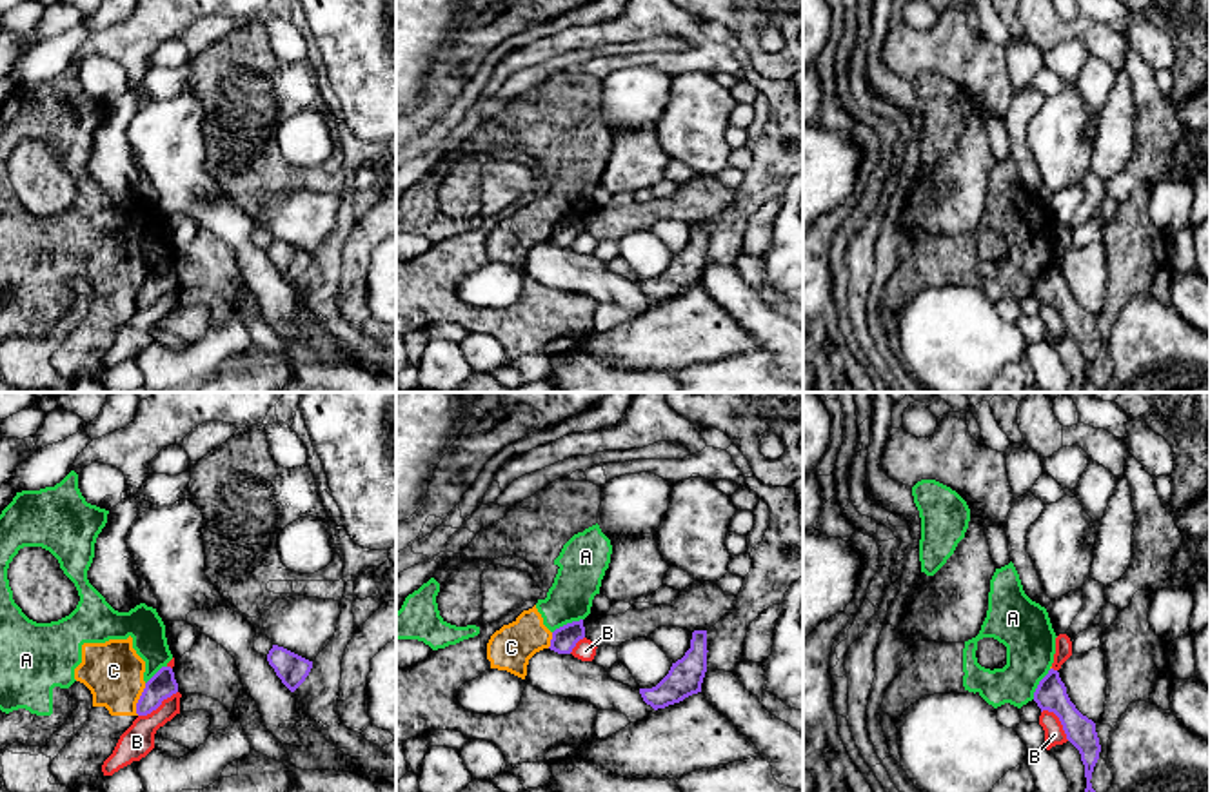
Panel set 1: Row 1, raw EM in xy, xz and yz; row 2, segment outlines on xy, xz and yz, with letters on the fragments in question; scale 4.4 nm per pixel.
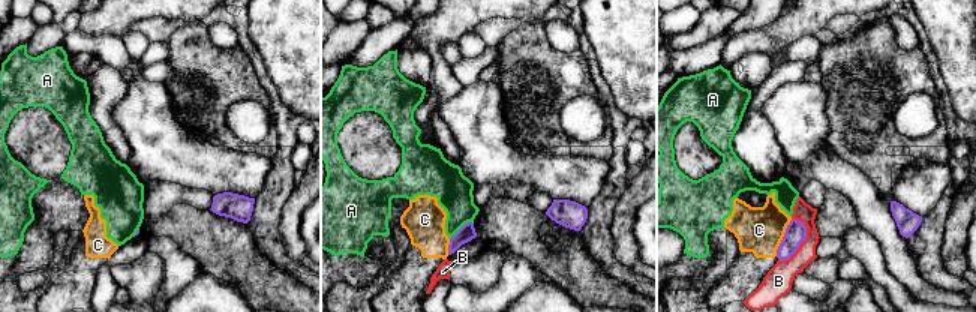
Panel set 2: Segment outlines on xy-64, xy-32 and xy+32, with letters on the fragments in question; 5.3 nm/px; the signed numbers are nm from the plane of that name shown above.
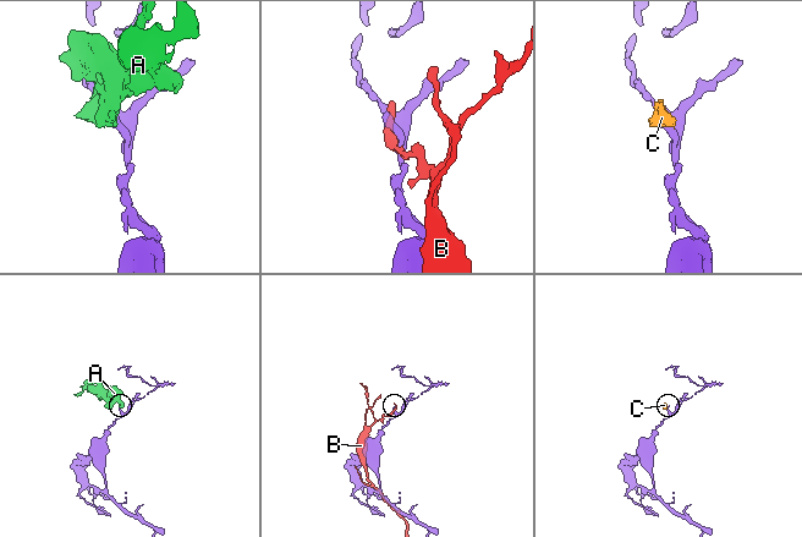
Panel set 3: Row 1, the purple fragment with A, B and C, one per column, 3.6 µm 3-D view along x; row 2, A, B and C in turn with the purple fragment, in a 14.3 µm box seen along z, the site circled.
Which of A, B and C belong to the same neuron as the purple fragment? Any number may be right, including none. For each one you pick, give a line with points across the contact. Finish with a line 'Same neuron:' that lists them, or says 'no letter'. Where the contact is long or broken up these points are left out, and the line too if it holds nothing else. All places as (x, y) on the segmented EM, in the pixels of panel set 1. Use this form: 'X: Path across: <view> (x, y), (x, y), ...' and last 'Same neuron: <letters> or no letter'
Same neuron: no letter

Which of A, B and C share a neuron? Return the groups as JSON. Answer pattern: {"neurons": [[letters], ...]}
{"neurons": [["A", "C"], ["B"]]}

